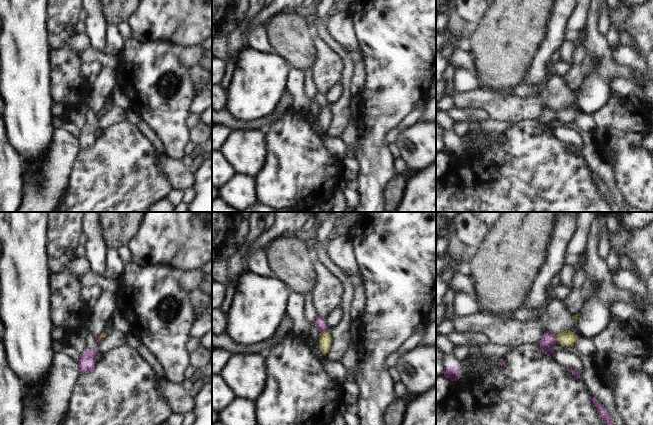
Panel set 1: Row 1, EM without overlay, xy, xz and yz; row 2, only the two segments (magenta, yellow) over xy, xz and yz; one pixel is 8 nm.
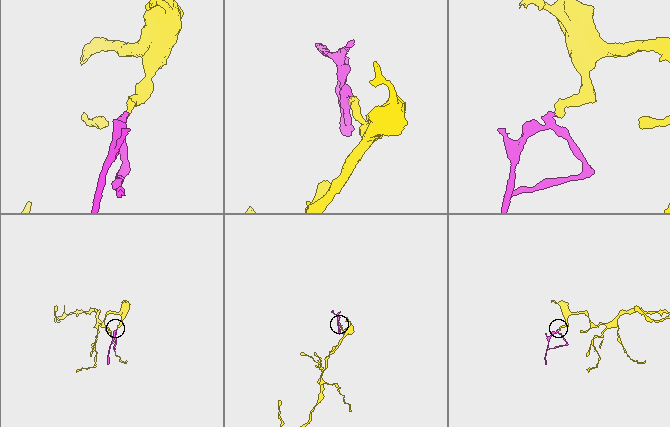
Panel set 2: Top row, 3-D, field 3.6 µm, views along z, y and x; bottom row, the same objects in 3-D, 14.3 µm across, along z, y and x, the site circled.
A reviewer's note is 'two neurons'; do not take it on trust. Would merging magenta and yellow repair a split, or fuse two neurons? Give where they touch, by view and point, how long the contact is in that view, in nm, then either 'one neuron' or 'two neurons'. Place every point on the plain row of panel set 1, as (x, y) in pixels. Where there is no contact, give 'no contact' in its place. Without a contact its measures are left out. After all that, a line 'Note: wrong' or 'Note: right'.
contact yz (556, 115); length 80 nm; one neuron
Note: wrong

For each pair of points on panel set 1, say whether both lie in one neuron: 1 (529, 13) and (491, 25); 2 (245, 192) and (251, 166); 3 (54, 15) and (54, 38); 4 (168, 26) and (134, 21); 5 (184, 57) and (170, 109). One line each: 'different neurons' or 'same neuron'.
1: same neuron
2: different neurons
3: same neuron
4: same neuron
5: different neurons

